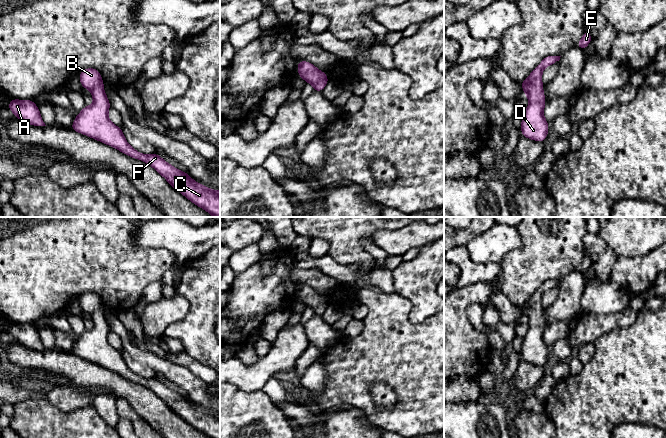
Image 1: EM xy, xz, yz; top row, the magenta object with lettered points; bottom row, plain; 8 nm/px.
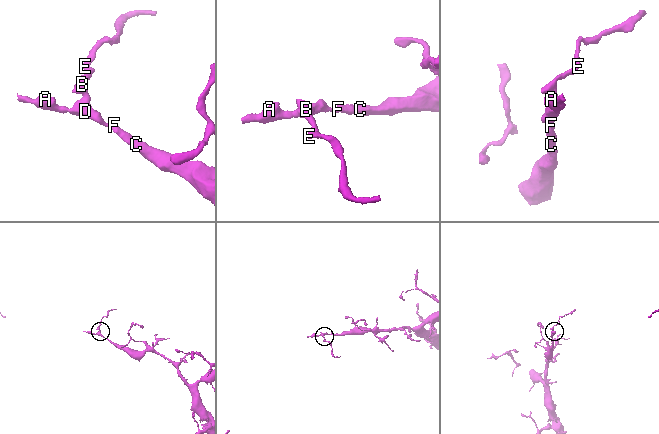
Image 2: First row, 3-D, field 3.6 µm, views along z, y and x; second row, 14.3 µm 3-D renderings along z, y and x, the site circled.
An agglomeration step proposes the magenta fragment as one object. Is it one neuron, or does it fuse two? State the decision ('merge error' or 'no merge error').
no merge error

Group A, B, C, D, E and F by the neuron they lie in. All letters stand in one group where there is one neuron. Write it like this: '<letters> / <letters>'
A B C D E F

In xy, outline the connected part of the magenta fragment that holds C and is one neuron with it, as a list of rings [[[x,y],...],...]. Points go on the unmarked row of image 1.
[[[86,292],[79,298],[82,312],[89,313],[94,323],[91,330],[85,330],[74,343],[70,353],[85,358],[122,377],[152,390],[168,407],[195,429],[210,438],[220,438],[220,415],[209,413],[195,406],[186,396],[176,393],[159,378],[142,378],[126,365],[122,353],[108,342],[110,326],[104,316],[103,303],[95,292]]]

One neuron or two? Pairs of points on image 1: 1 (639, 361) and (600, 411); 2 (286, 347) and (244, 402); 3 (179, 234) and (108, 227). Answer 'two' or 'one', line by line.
1: one
2: two
3: two

